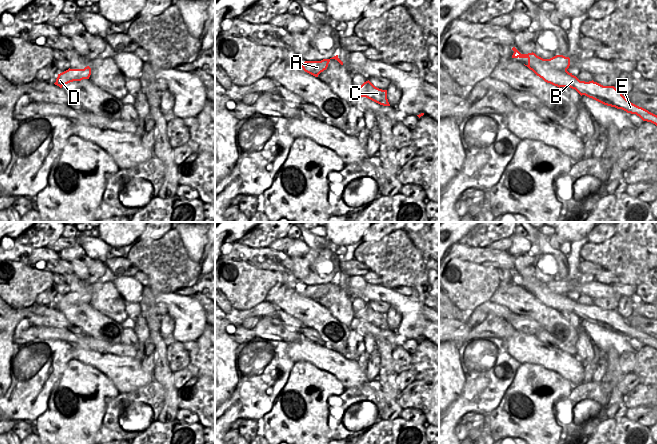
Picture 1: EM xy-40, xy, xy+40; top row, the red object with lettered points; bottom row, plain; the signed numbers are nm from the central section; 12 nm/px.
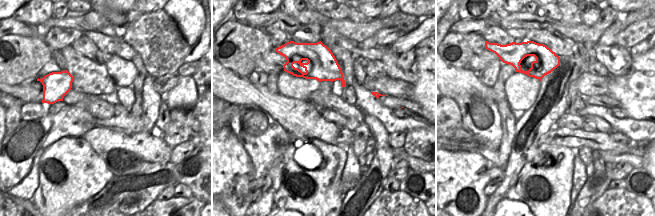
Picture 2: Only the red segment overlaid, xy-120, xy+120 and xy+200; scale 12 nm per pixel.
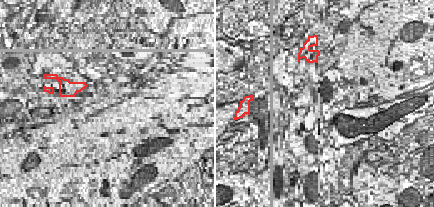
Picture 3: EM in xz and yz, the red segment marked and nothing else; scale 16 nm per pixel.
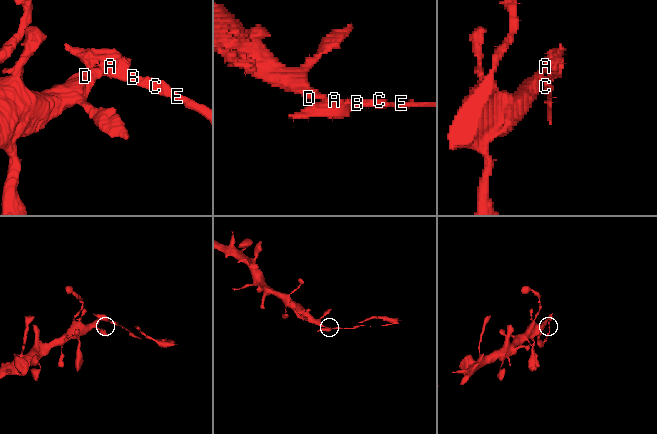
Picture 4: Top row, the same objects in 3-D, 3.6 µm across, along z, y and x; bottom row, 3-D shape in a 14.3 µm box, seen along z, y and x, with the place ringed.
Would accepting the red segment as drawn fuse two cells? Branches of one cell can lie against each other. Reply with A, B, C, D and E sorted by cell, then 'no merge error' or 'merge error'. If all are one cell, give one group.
groups A B C E / D; merge error

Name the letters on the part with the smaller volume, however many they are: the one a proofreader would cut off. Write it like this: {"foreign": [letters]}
{"foreign": ["A", "B", "C", "E"]}

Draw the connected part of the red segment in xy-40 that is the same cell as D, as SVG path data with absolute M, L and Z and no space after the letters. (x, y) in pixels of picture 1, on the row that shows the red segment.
M69 68L68 70L58 74L56 82L54 84L62 88L64 85L70 82L89 79L90 75L91 71Z

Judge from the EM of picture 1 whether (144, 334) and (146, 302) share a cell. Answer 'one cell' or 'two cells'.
one cell

